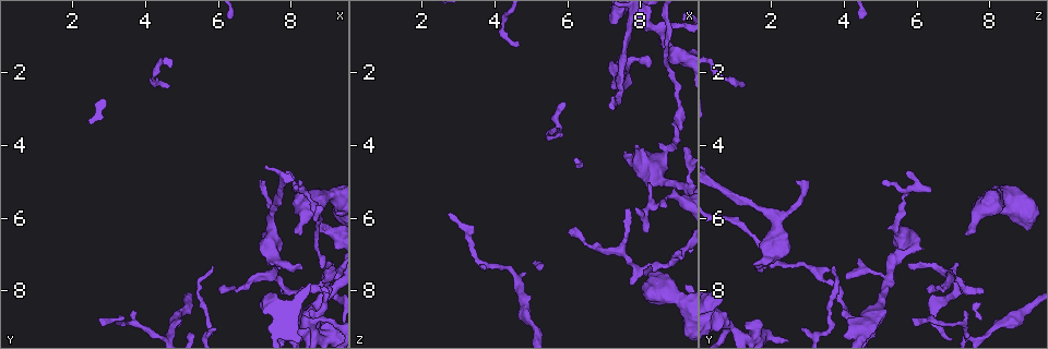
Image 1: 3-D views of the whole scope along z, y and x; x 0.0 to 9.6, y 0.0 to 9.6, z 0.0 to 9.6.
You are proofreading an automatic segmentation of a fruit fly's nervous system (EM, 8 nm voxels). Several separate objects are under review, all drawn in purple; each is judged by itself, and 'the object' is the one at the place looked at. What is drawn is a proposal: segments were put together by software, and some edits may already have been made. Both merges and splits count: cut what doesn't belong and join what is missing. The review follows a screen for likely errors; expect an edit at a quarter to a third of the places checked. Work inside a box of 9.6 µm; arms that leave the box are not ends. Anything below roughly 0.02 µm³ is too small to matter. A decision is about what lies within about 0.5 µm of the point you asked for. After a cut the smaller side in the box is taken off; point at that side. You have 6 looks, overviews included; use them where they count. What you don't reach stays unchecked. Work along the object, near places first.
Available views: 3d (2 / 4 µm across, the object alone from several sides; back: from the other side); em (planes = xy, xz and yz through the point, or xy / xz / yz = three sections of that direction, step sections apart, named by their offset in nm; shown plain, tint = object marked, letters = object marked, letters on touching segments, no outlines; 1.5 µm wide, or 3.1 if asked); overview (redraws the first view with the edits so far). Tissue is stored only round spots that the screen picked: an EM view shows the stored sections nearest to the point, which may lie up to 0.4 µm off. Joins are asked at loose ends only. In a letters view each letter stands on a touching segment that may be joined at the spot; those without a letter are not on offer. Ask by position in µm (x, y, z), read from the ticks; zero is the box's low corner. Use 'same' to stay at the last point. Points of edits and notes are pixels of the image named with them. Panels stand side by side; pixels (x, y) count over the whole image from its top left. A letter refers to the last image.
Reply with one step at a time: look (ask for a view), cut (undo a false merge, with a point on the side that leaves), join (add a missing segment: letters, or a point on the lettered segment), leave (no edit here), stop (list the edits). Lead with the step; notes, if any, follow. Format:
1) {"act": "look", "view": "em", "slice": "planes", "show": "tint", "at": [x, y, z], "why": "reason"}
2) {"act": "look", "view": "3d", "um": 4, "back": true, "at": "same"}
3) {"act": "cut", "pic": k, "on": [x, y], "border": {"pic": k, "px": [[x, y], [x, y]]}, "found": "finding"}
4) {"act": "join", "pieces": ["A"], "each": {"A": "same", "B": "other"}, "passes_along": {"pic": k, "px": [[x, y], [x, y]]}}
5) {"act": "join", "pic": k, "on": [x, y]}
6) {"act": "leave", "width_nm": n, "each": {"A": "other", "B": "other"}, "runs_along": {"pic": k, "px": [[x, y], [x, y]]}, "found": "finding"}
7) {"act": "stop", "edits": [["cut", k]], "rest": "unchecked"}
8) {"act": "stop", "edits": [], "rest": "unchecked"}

{"act": "look", "view": "em", "slice": "yz", "step": 4, "show": "letters", "at": [6.00, 8.10, 6.30], "why": "an open end"}

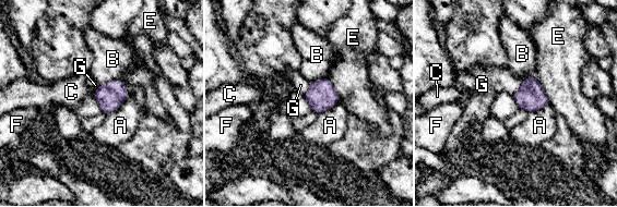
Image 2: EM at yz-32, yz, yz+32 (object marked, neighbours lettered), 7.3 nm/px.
{"act": "leave", "each": {"A": "other", "B": "other", "C": "other", "E": "other", "F": "other", "G": "other"}, "border": {"pic": 2, "px": [[95, 92], [93, 96]]}, "found": "no lettered segment goes on from it"}

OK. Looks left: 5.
{"act": "look", "view": "em", "slice": "planes", "show": "letters", "at": [7.60, 7.35, 5.75], "why": "thin end"}

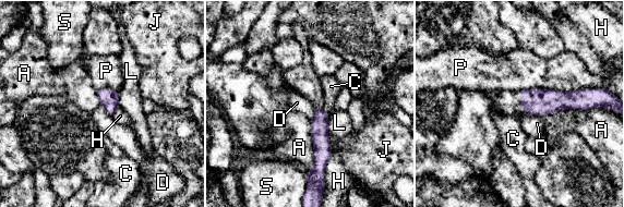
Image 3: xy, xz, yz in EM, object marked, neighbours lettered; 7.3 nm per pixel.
{"act": "leave", "longest_contact_nm": ["P", 550], "each": {"A": "other", "C": "other", "D": "other", "H": "other", "J": "other", "L": "other", "P": "other", "S": "other"}, "found": "none of them fits"}

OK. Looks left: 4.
{"act": "look", "view": "3d", "um": 4, "at": [8.25, 6.50, 7.25], "why": "an open end"}

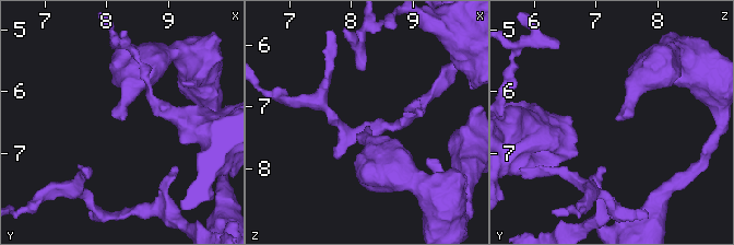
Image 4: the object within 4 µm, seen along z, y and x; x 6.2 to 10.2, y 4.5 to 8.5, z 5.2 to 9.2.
{"act": "look", "view": "em", "slice": "xz", "step": 4, "show": "letters", "at": [8.20, 6.45, 7.35], "why": "need the tissue"}

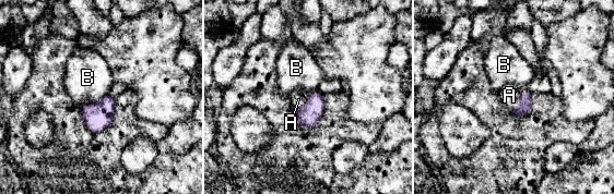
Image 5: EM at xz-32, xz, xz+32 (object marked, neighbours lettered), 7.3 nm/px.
{"act": "join", "pieces": ["A"], "each": {"A": "same", "B": "other"}, "passes_along": {"pic": 5, "px": [[524, 106], [520, 100], [509, 95]]}, "found": "the neuron continues"}

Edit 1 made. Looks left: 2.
{"act": "stop", "edits": [["join", 5]], "rest": "unchecked"}

